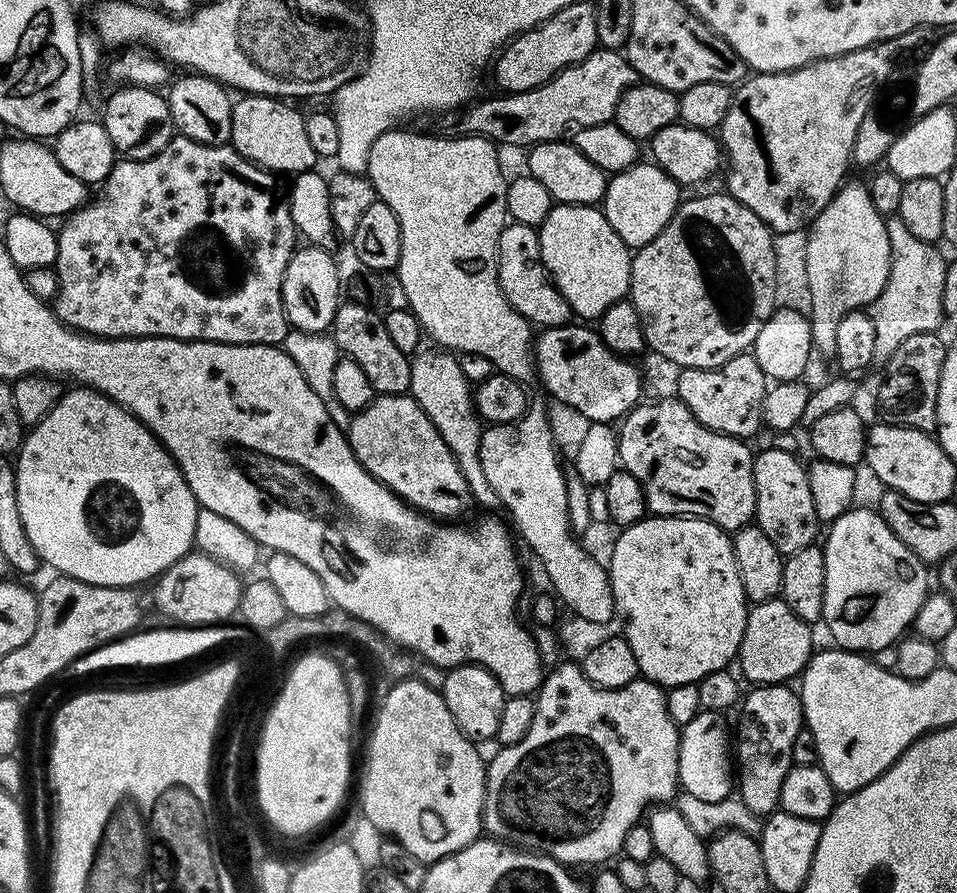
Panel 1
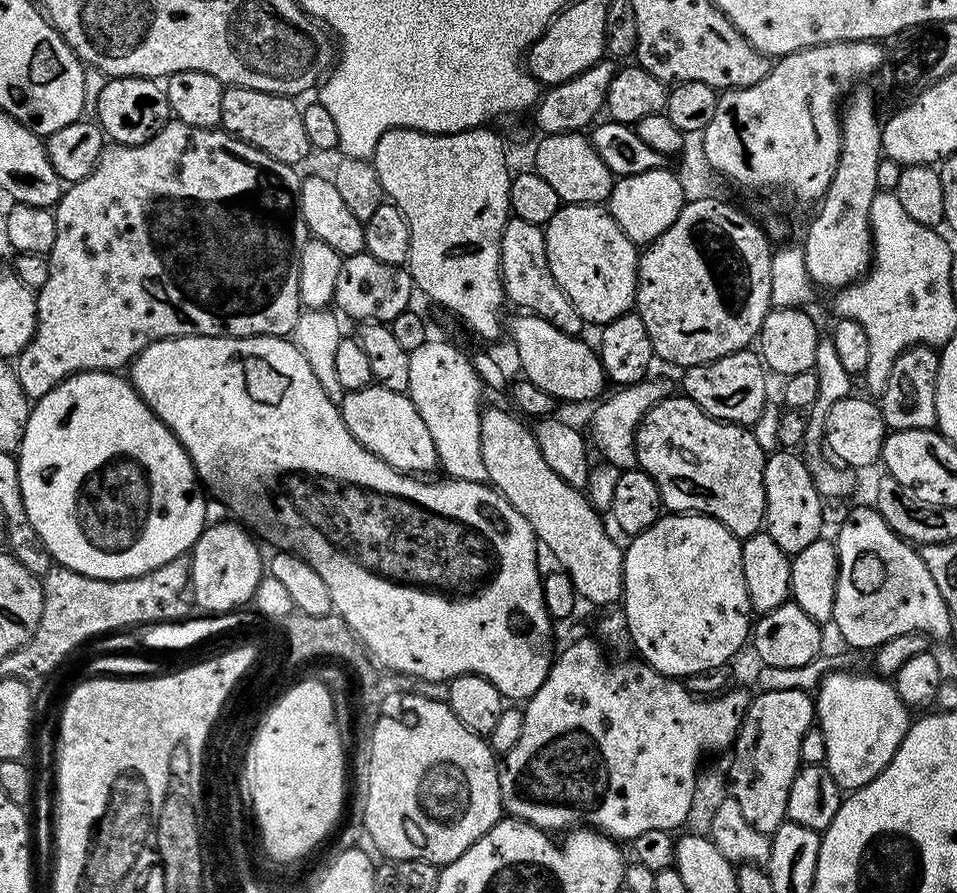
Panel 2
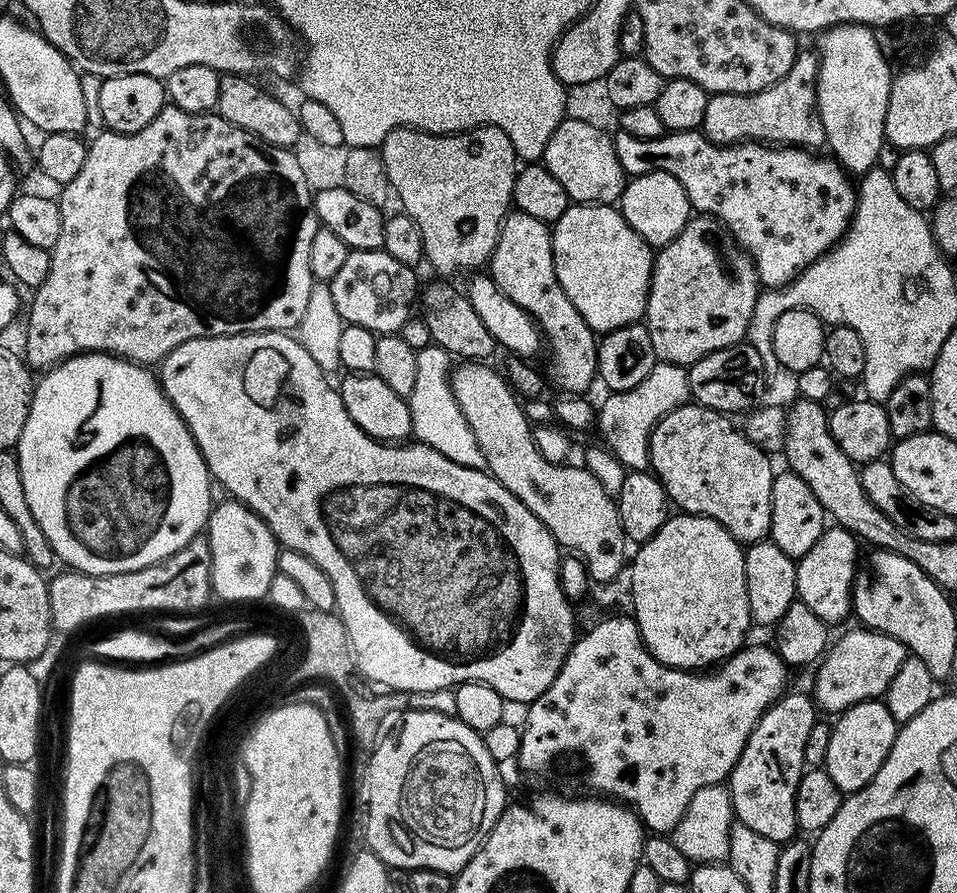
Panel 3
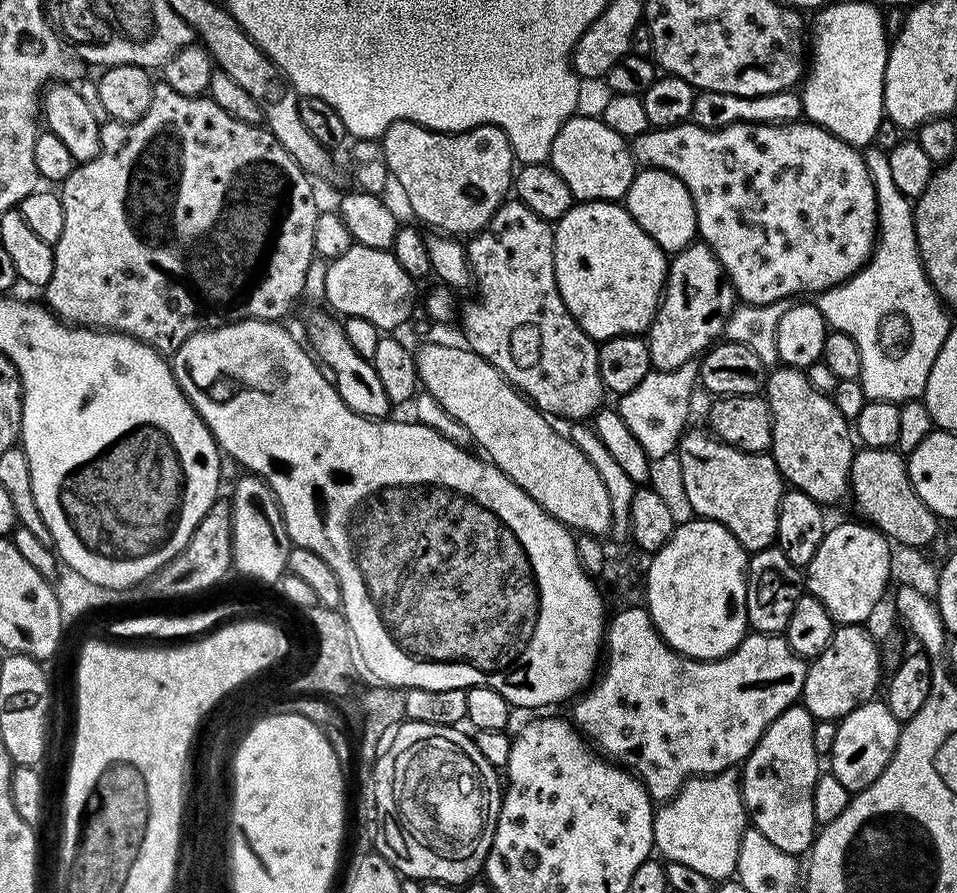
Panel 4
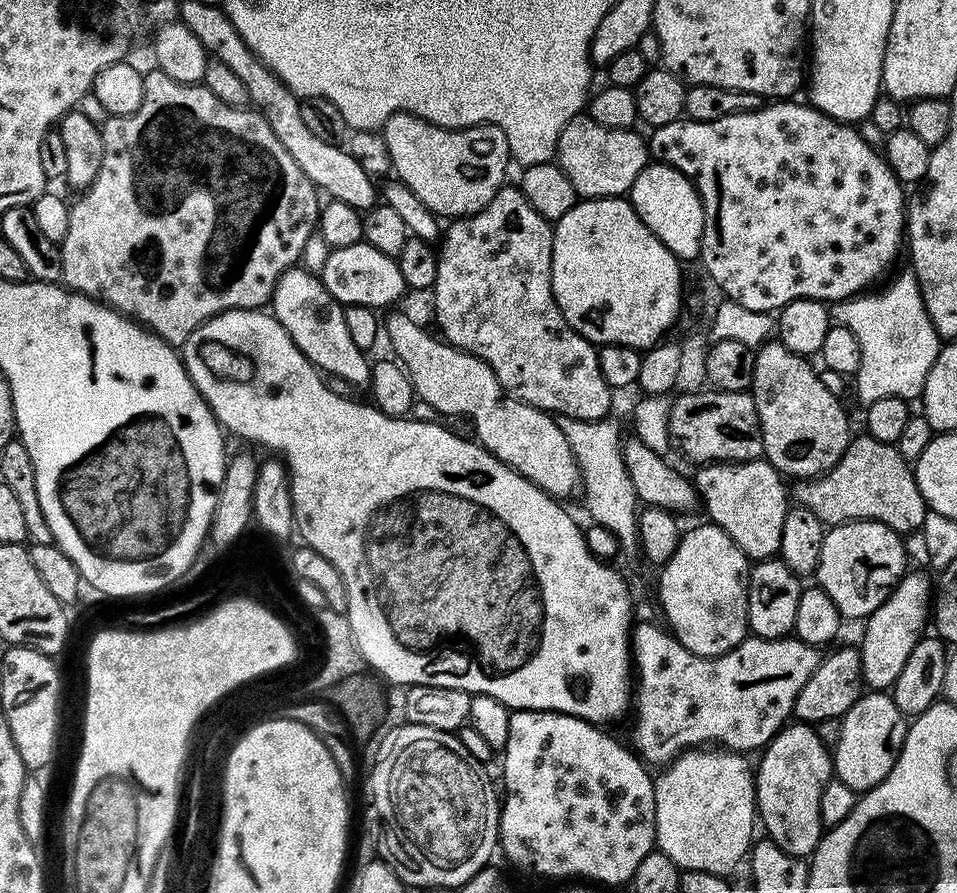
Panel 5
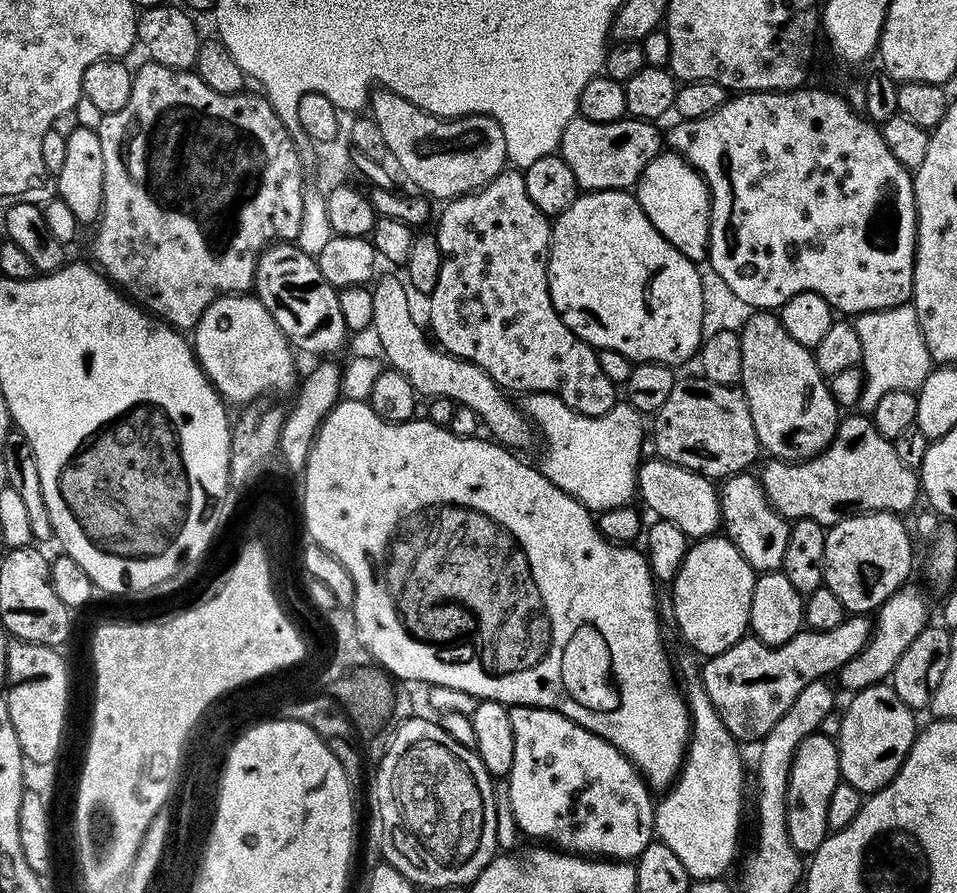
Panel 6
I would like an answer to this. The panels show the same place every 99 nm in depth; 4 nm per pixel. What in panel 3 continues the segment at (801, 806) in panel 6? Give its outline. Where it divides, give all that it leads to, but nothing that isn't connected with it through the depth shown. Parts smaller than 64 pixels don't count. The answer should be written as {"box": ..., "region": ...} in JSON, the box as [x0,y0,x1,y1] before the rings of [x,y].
{"box":[730,691,818,846],"region":[[[789,691],[787,694],[775,700],[764,711],[762,718],[754,726],[738,762],[734,766],[730,777],[730,793],[732,798],[732,810],[735,819],[739,823],[750,826],[750,830],[770,838],[781,846],[789,843],[797,835],[796,827],[796,795],[798,794],[798,782],[806,771],[804,755],[806,754],[806,742],[810,730],[814,729],[818,721],[817,705],[811,695],[803,696],[800,692]]]}

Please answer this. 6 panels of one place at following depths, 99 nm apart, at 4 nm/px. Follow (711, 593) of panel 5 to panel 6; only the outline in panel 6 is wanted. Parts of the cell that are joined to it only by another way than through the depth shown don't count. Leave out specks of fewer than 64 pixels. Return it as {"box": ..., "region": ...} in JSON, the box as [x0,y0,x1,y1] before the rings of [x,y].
{"box":[670,534,757,658],"region":[[[713,534],[697,539],[688,549],[682,570],[678,570],[676,579],[670,584],[672,612],[676,615],[682,639],[704,658],[722,654],[745,639],[756,577],[757,573],[727,535]]]}

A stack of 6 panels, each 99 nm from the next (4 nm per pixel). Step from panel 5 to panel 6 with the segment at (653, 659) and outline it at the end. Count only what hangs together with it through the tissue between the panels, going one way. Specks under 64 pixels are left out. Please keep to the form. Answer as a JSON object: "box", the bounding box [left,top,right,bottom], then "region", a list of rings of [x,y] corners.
{"box":[704,614,870,742],"region":[[[852,614],[834,630],[801,630],[790,642],[779,644],[777,648],[769,648],[755,638],[740,640],[733,648],[726,649],[722,654],[704,660],[704,680],[710,700],[722,718],[727,730],[737,742],[743,740],[763,741],[767,732],[772,729],[774,722],[790,710],[794,698],[810,686],[810,682],[823,680],[839,673],[840,667],[850,658],[854,658],[868,644],[870,635],[870,620],[864,614]]]}

